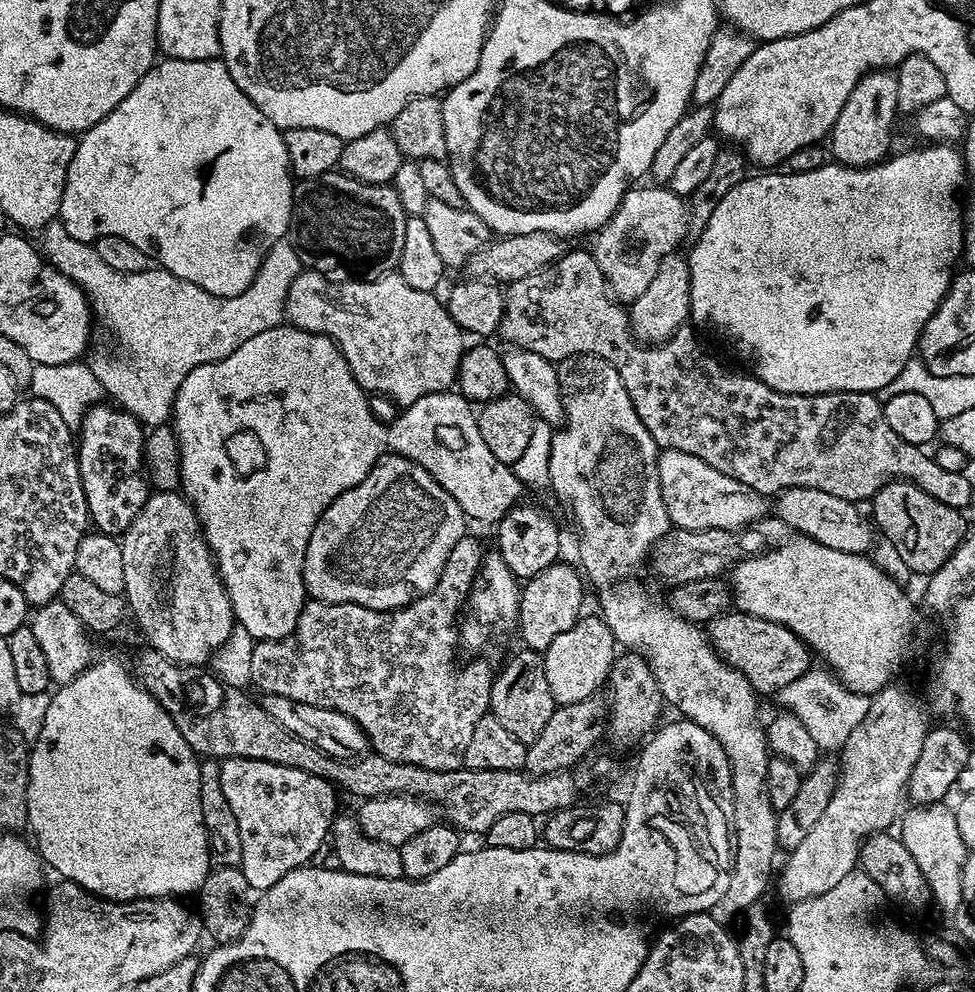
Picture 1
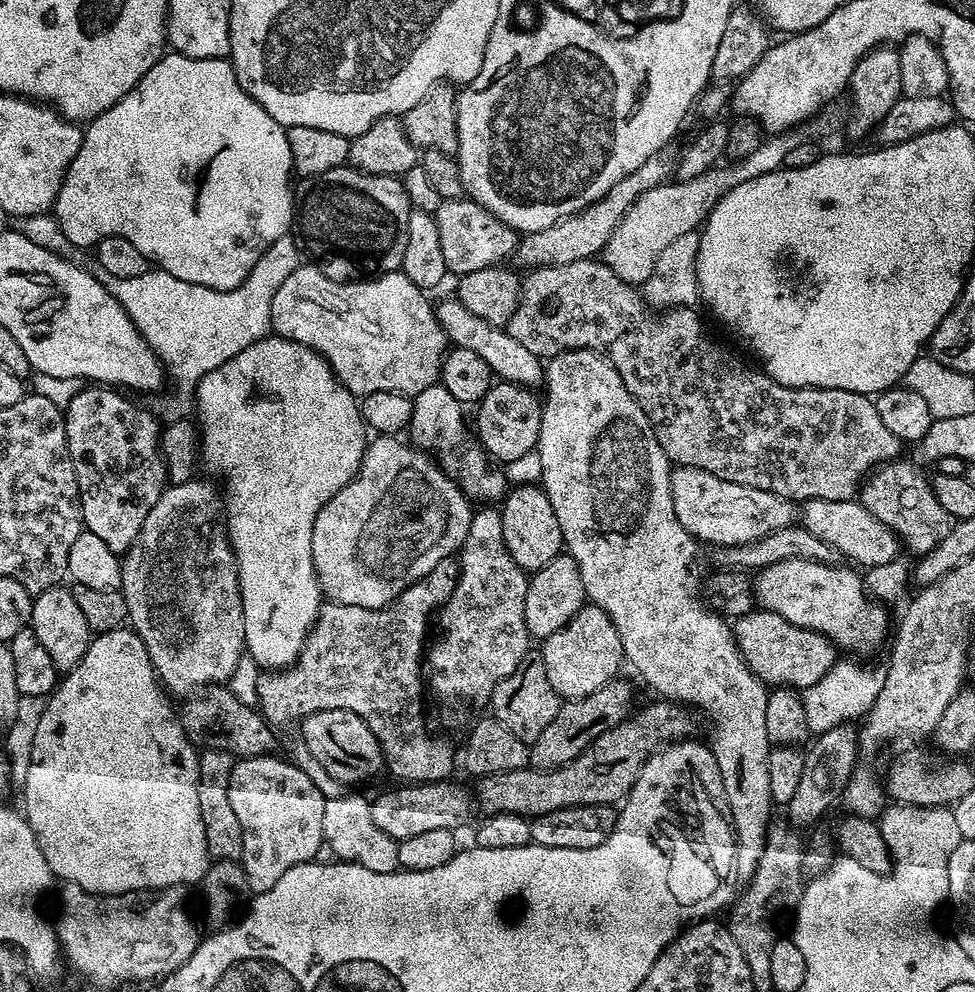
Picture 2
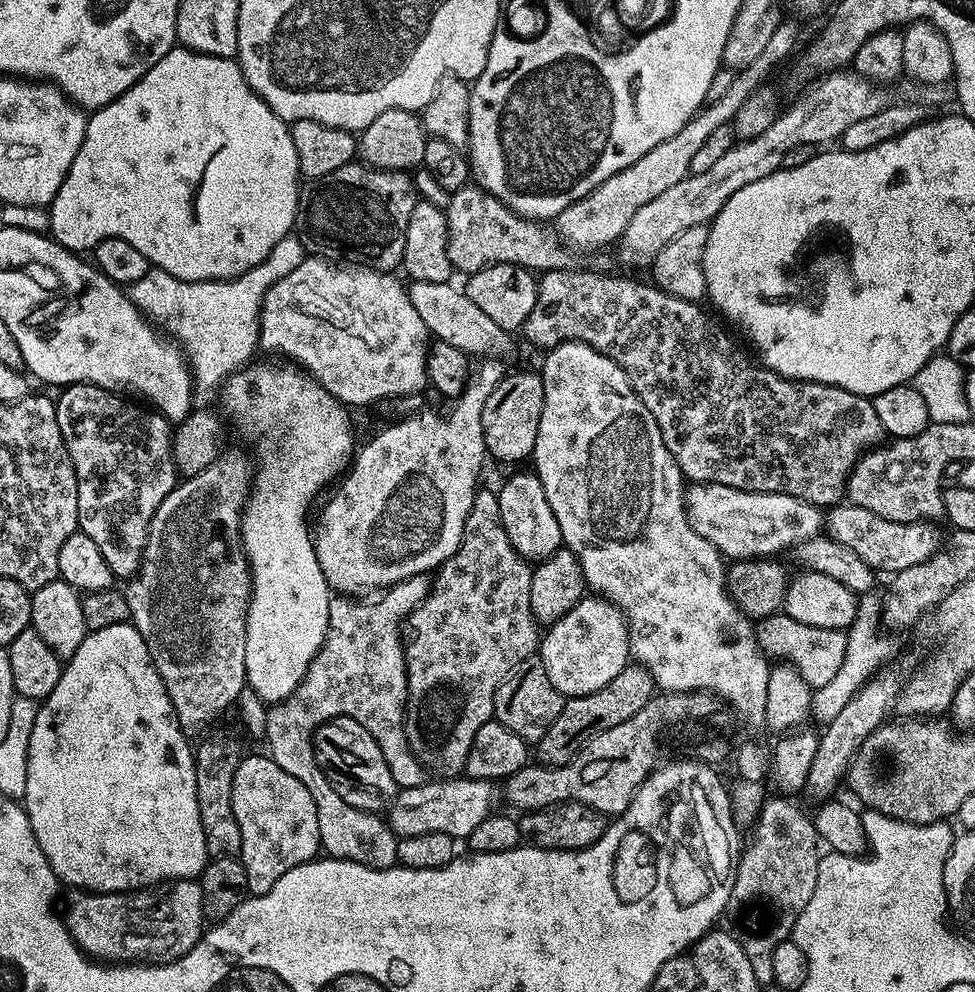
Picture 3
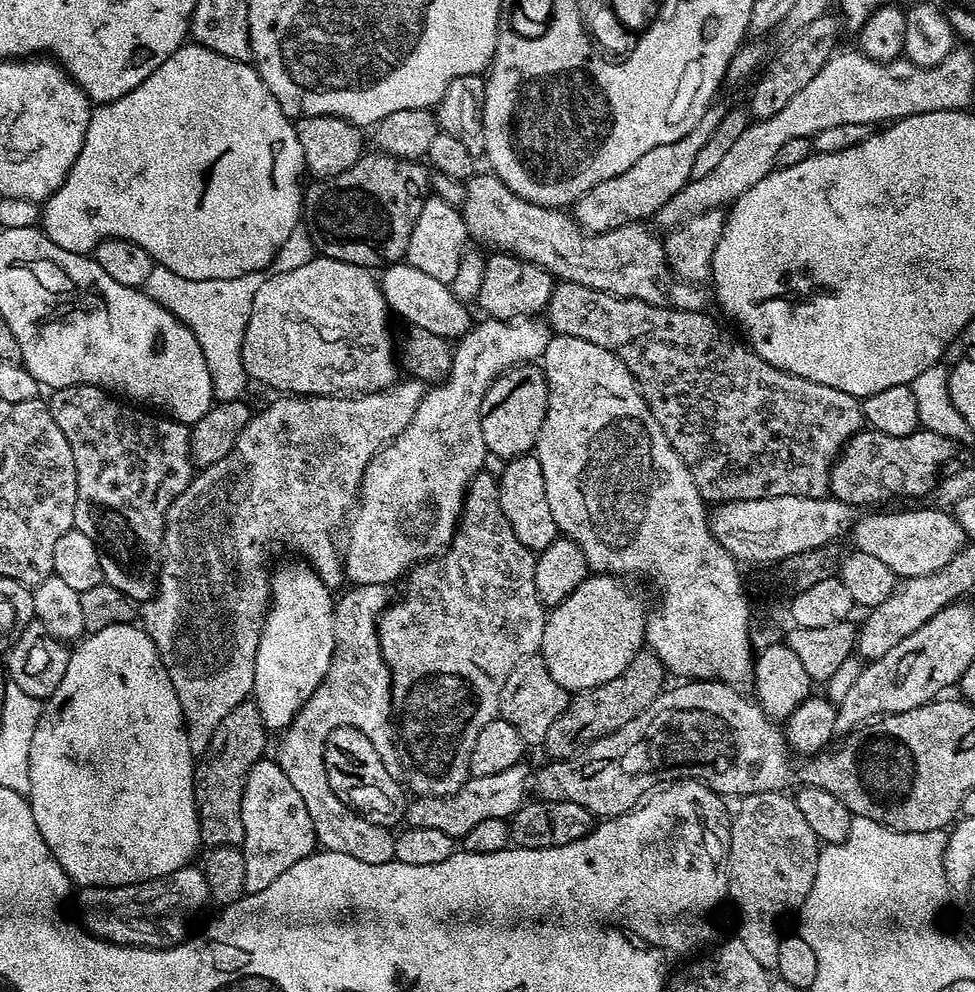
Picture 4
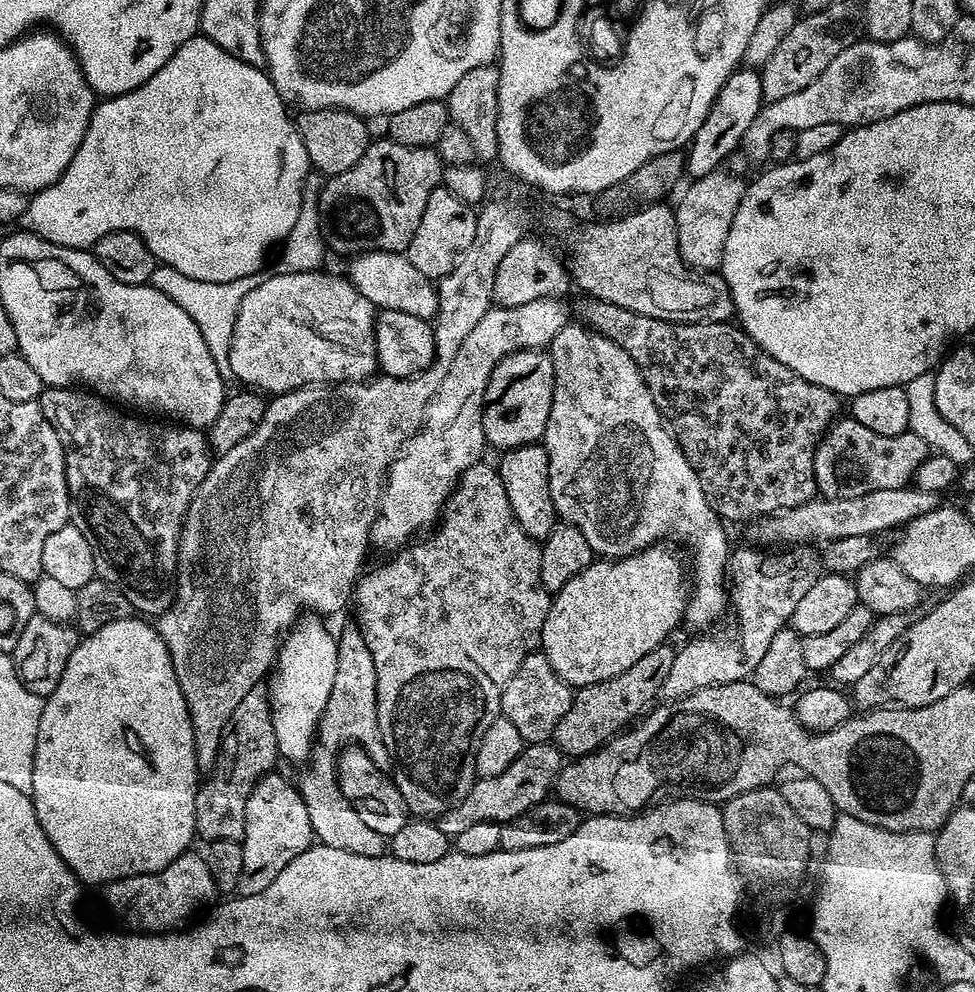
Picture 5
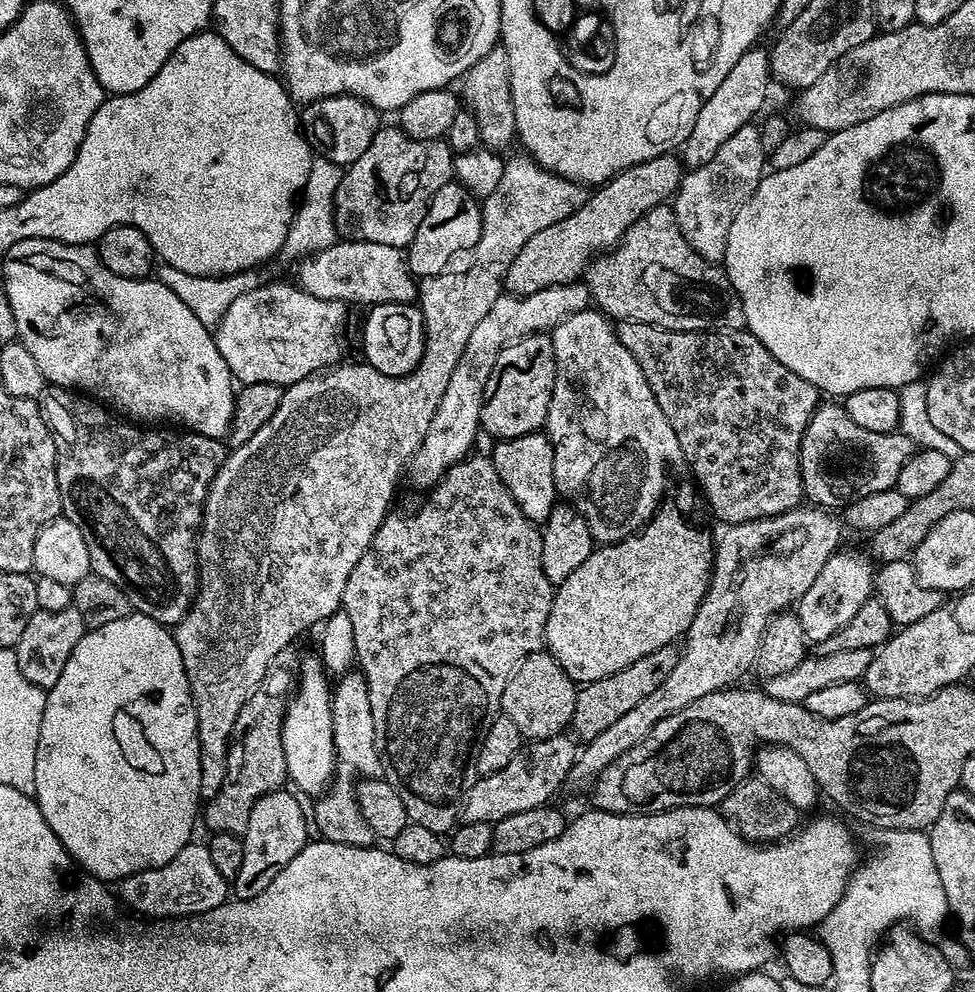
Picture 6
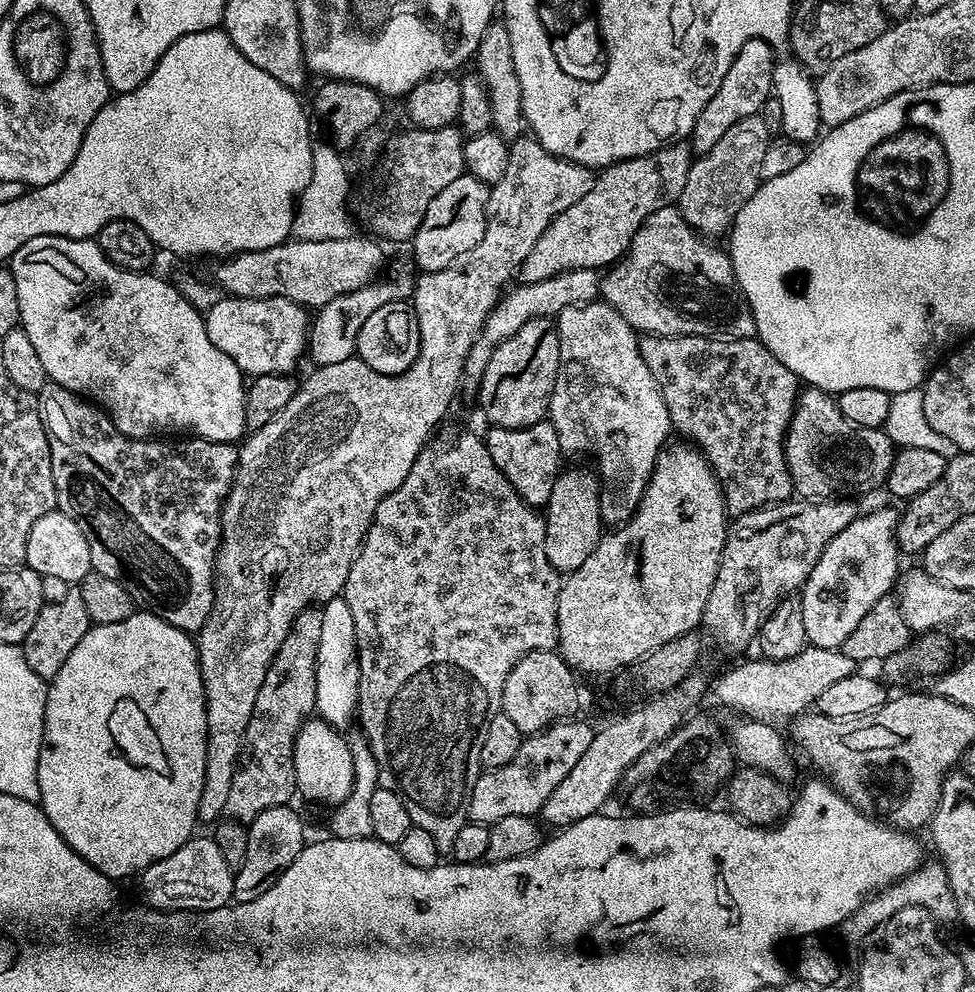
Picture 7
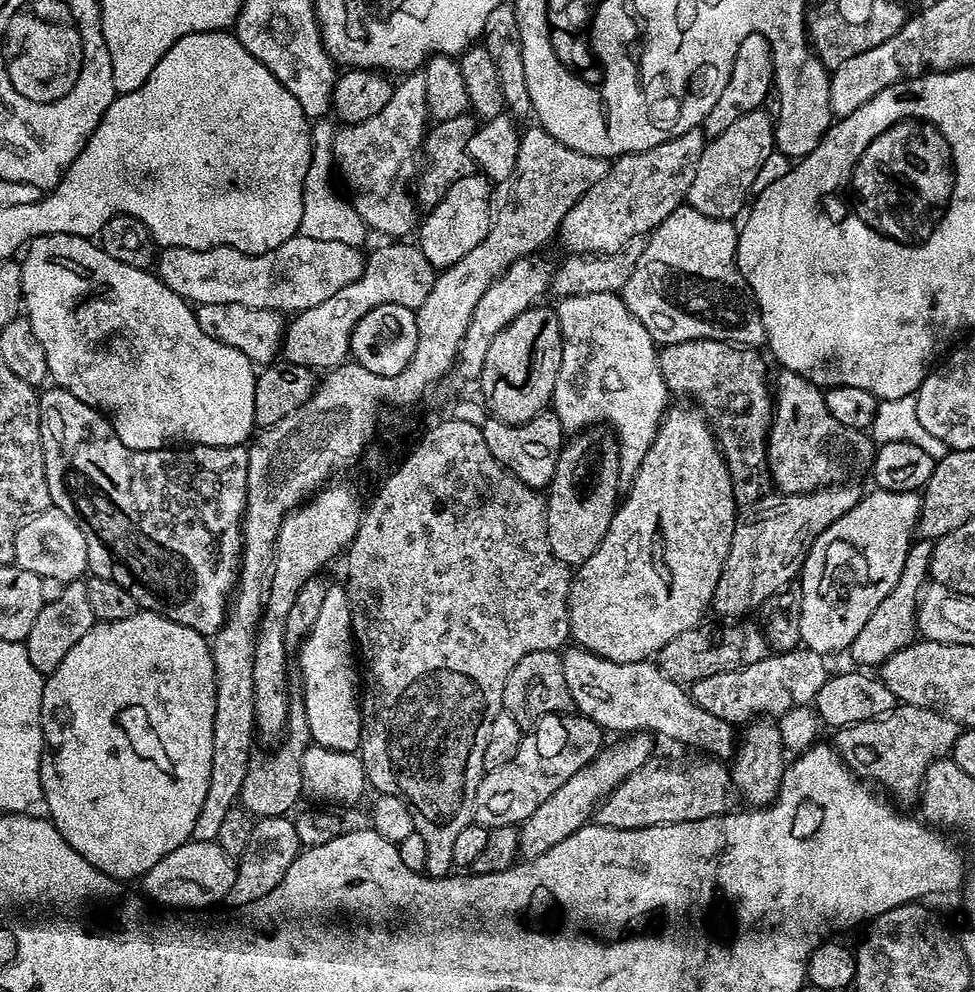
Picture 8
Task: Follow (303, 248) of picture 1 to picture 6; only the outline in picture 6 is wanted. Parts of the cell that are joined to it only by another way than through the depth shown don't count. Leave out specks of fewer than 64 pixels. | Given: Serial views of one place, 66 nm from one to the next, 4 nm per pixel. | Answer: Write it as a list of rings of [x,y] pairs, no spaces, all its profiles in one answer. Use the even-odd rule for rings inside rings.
[[[381,126],[374,134],[374,142],[370,142],[370,147],[362,153],[362,158],[343,169],[338,190],[332,199],[337,233],[345,240],[378,242],[382,246],[407,249],[414,234],[418,234],[418,226],[422,226],[422,218],[426,218],[426,210],[434,194],[438,194],[438,190],[453,179],[453,155],[447,139],[415,140],[405,134],[399,126]]]

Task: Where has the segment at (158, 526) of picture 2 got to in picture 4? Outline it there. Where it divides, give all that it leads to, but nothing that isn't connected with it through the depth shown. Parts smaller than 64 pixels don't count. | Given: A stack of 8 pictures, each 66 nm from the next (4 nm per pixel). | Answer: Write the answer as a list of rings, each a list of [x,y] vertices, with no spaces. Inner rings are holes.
[[[408,378],[405,381],[405,384],[397,382],[392,387],[384,389],[383,392],[367,392],[361,396],[281,395],[276,398],[280,400],[274,401],[269,408],[264,408],[261,412],[257,411],[253,415],[246,430],[242,430],[242,434],[238,434],[238,442],[234,442],[234,450],[230,450],[230,454],[226,454],[226,458],[222,458],[222,462],[214,462],[210,467],[197,471],[193,475],[192,481],[182,490],[182,494],[178,494],[172,505],[168,507],[168,512],[164,515],[164,537],[160,543],[162,563],[158,568],[156,595],[151,600],[143,601],[142,620],[144,616],[144,621],[142,621],[142,627],[144,633],[154,642],[154,646],[162,658],[162,666],[166,666],[166,674],[170,674],[170,682],[174,682],[174,690],[178,694],[178,702],[182,706],[193,757],[203,756],[204,751],[210,746],[210,738],[214,734],[218,722],[222,722],[222,718],[226,718],[226,714],[230,714],[230,710],[234,710],[234,706],[238,706],[242,701],[252,696],[256,651],[262,634],[264,616],[268,612],[268,606],[272,599],[268,547],[284,532],[285,538],[305,556],[301,557],[320,575],[320,581],[329,590],[336,590],[340,583],[345,583],[342,552],[338,544],[336,548],[336,527],[340,523],[342,523],[341,525],[345,523],[346,517],[353,511],[354,505],[357,503],[360,483],[364,477],[366,466],[389,440],[402,434],[402,430],[406,430],[410,418],[414,418],[414,414],[418,410],[418,402],[422,402],[426,391],[425,385],[415,378]]]

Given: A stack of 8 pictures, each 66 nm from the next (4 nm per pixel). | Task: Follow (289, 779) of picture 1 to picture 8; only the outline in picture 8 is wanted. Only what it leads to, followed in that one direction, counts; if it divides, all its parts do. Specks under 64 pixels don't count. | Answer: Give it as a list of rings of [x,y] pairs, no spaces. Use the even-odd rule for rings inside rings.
[[[288,816],[259,817],[253,826],[253,833],[250,834],[249,845],[236,864],[234,886],[230,886],[227,903],[232,908],[241,908],[243,904],[249,904],[270,894],[270,890],[274,890],[274,886],[282,882],[282,874],[290,870],[290,862],[294,862],[301,850],[298,830]]]

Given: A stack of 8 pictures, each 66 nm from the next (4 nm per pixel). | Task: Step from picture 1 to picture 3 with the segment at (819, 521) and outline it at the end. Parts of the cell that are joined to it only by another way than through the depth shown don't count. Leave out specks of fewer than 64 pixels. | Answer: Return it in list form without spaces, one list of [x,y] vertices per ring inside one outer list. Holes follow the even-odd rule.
[[[841,502],[829,507],[826,512],[826,532],[832,539],[842,542],[842,546],[850,546],[862,562],[866,562],[872,569],[879,570],[881,573],[895,574],[906,570],[906,566],[918,566],[918,562],[926,562],[936,553],[936,549],[941,547],[941,537],[936,537],[936,532],[931,523],[921,522],[918,524],[907,524],[906,522],[890,522],[890,518],[878,518],[870,510],[862,510],[862,506],[854,506],[847,502]]]

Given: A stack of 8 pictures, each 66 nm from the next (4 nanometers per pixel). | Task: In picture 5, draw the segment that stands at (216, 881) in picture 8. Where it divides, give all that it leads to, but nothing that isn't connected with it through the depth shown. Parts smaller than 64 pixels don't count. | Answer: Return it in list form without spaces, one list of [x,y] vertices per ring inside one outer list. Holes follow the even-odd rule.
[[[196,850],[183,852],[160,872],[111,881],[103,885],[102,892],[109,910],[114,915],[121,916],[128,923],[125,925],[129,929],[145,934],[179,929],[185,922],[193,919],[191,916],[203,904],[211,905],[217,899],[215,896],[218,896],[214,875],[211,874],[205,857],[200,852],[196,853]]]

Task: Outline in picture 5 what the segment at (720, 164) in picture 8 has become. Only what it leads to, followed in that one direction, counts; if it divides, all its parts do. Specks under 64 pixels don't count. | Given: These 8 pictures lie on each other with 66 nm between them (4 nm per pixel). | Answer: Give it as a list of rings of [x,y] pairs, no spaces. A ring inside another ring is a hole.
[[[717,170],[700,180],[692,180],[680,205],[674,208],[678,250],[688,265],[702,272],[716,272],[719,269],[722,250],[726,246],[726,234],[730,234],[730,222],[734,222],[734,214],[738,214],[738,206],[744,197],[746,180],[724,171]]]

